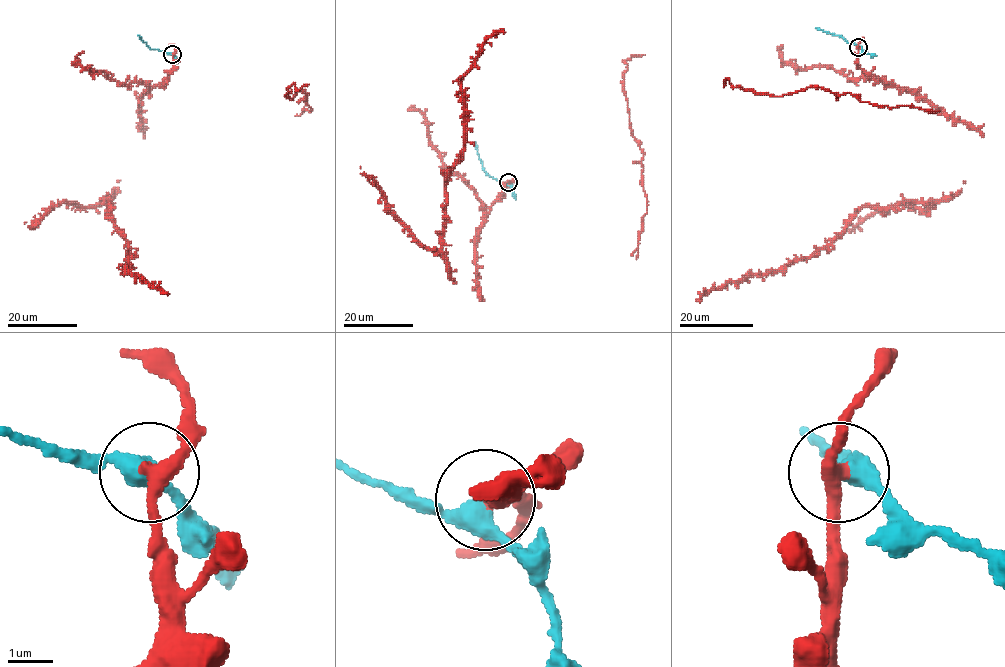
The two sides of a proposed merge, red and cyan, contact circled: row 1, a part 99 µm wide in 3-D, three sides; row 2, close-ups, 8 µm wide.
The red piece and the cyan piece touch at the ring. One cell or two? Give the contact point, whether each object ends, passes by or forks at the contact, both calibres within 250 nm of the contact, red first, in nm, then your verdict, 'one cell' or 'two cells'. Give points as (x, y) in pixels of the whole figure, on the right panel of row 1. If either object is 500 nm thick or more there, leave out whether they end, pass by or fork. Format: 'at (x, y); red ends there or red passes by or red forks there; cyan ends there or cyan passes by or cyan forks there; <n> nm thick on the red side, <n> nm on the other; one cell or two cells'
at (858, 47); red passes by; cyan passes by; 340 nm thick on the red side, 400 nm on the other; two cells

